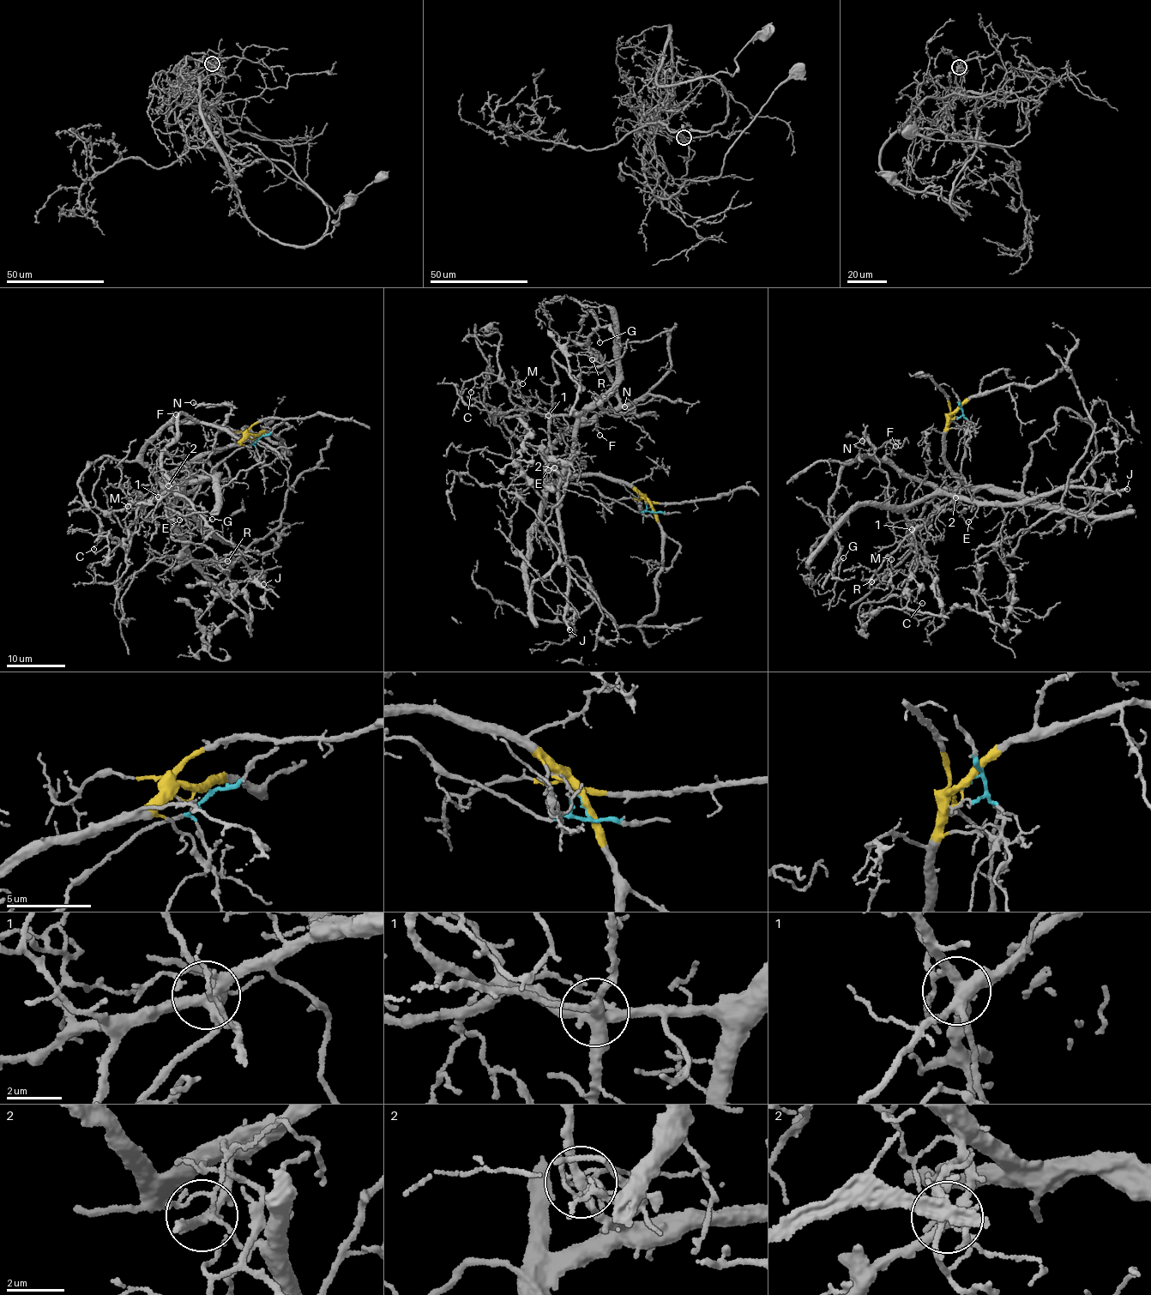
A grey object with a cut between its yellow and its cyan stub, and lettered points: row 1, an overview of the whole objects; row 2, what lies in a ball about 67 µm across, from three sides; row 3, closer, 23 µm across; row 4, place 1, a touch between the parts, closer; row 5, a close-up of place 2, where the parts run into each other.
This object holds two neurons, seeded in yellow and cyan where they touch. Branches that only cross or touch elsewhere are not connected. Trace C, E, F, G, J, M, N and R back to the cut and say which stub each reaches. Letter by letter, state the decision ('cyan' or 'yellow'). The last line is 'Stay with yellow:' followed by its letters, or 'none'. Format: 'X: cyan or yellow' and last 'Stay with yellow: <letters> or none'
C: yellow
E: cyan
F: yellow
G: yellow
J: cyan
M: cyan
N: cyan
R: yellow
Stay with yellow: C, F, G, R

